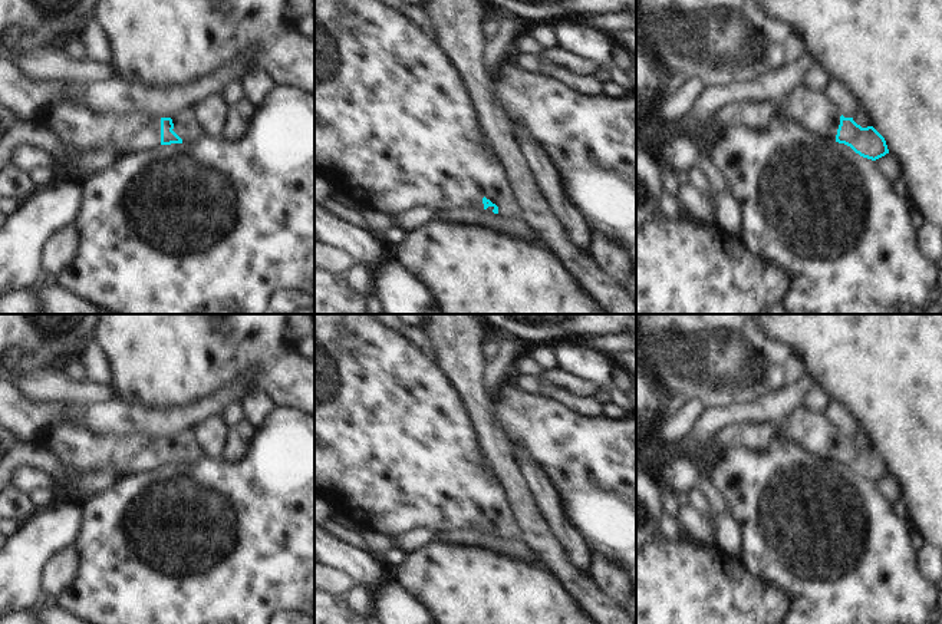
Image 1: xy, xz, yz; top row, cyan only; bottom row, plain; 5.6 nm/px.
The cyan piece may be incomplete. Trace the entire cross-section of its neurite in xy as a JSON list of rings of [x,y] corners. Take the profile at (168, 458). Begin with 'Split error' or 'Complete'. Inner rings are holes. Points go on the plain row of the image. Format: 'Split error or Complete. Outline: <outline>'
Split error. Outline: [[[65,420],[46,429],[39,440],[60,459],[69,475],[116,471],[131,476],[161,466],[191,465],[204,458],[192,429],[179,432],[171,439],[99,436]]]

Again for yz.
Split error. Outline: [[[803,405],[780,423],[780,440],[793,442],[810,455],[844,465],[863,479],[876,482],[889,475],[885,459],[873,449],[862,449],[853,439],[844,439],[827,420]]]

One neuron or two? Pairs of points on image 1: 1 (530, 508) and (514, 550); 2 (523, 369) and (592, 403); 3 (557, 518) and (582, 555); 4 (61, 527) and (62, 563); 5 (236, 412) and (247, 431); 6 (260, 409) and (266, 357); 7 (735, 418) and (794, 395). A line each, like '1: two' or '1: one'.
1: two
2: two
3: one
4: two
5: two
6: two
7: one

